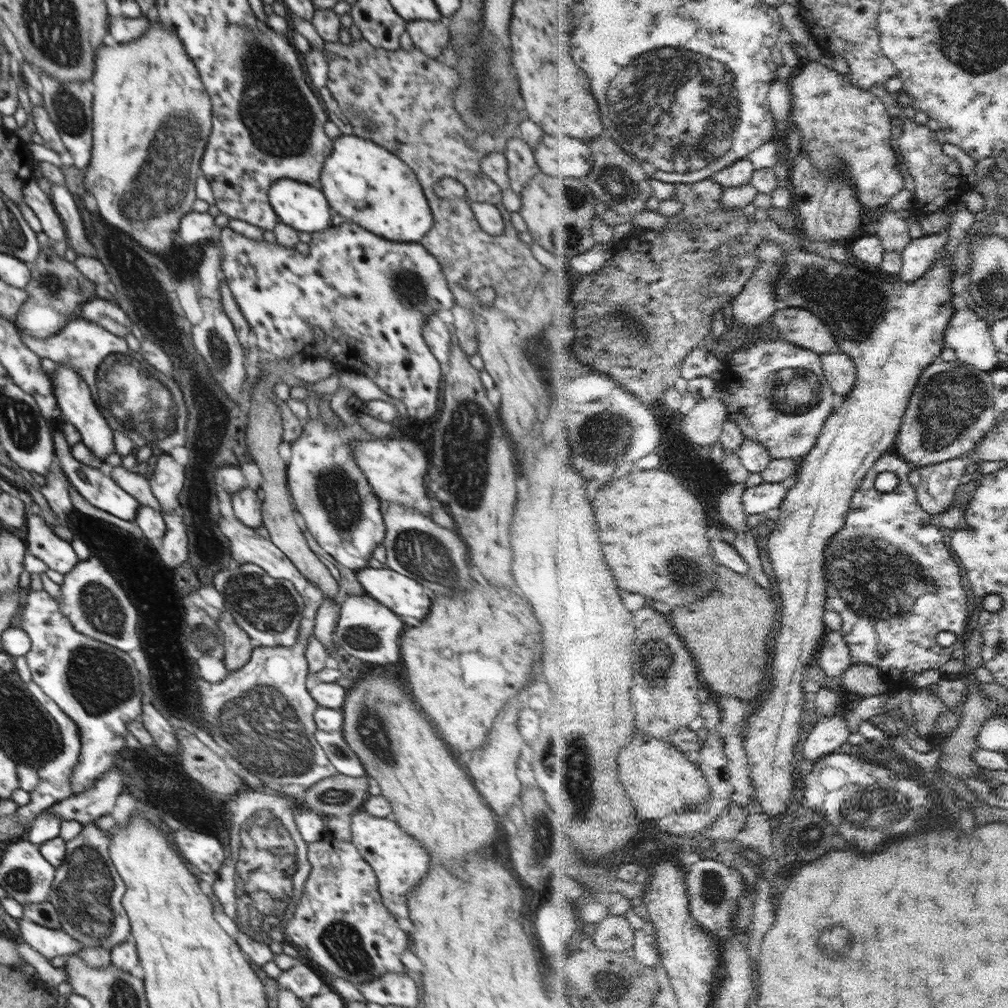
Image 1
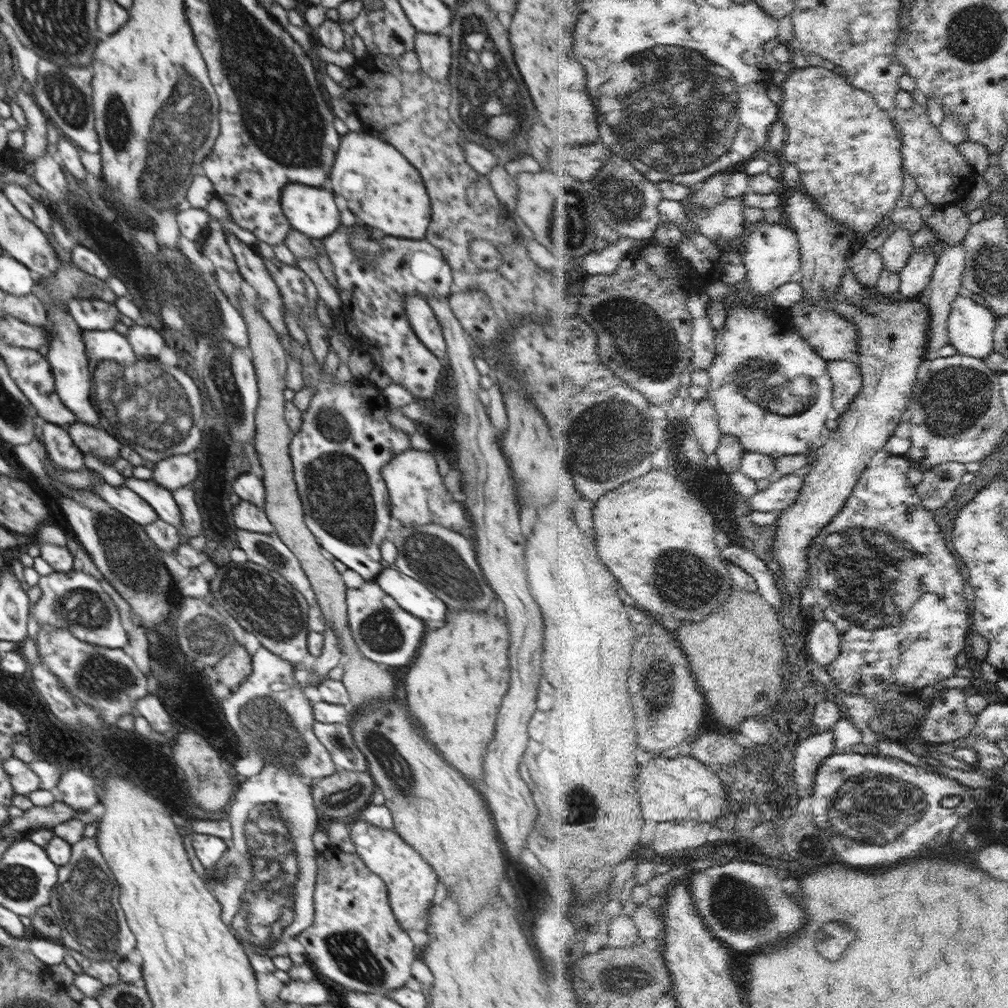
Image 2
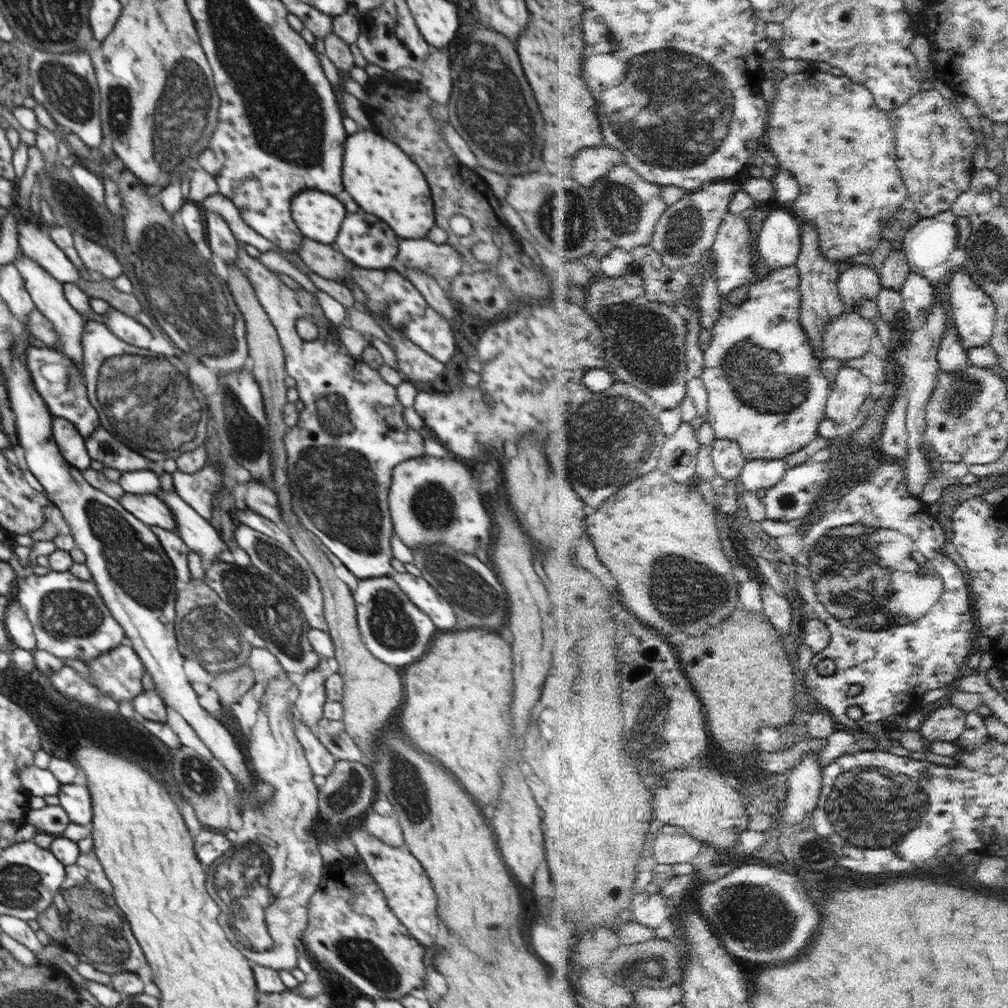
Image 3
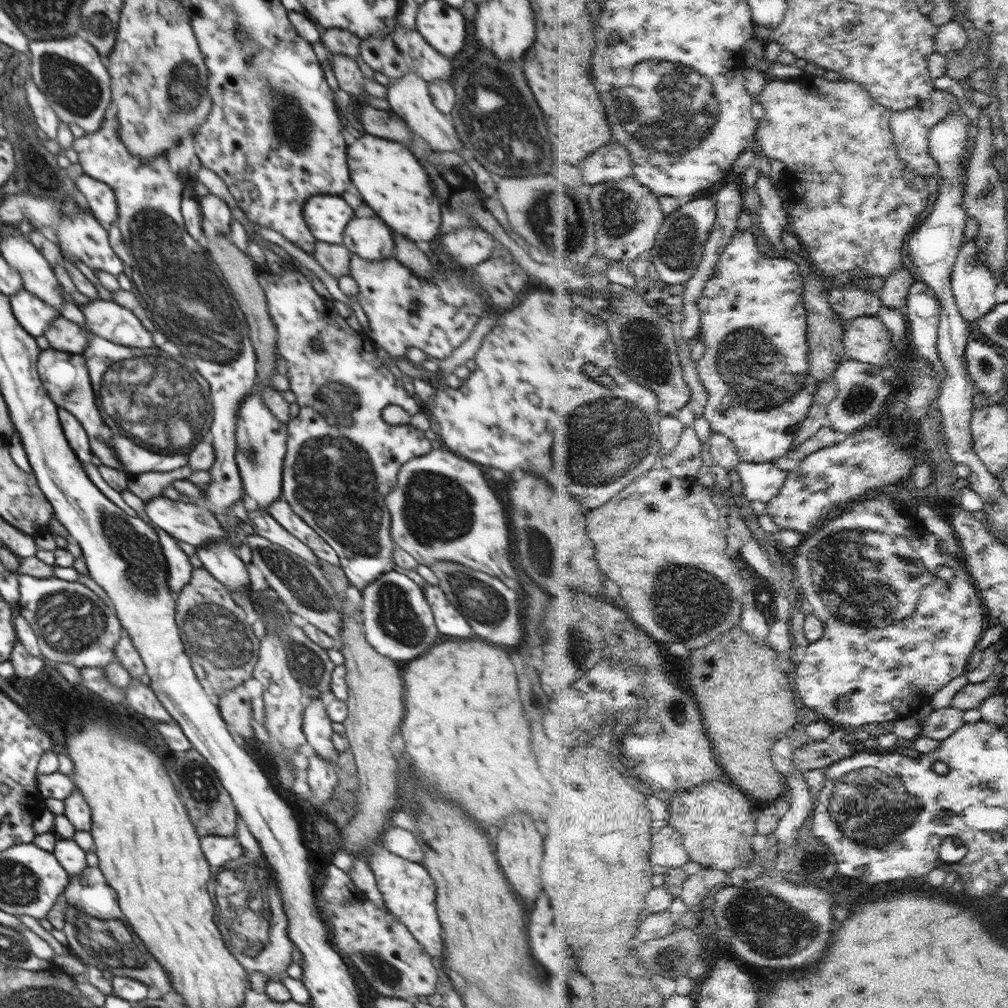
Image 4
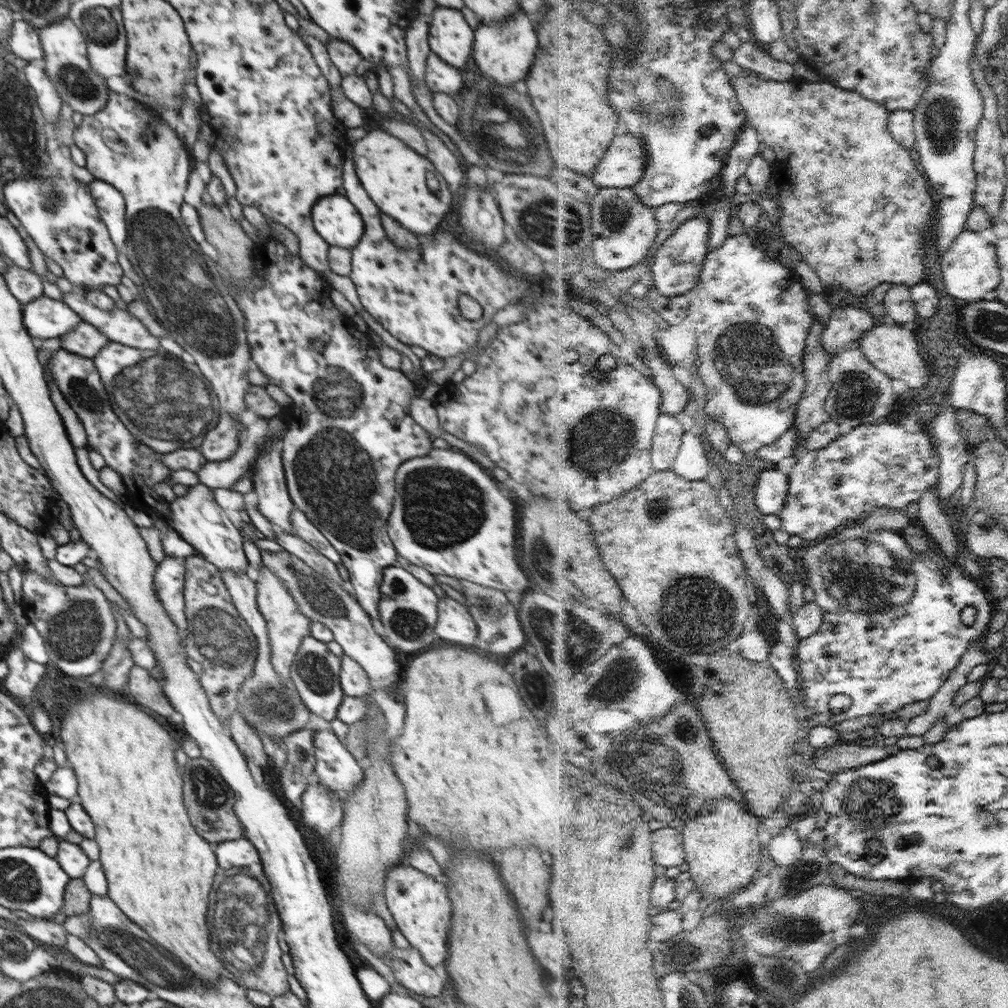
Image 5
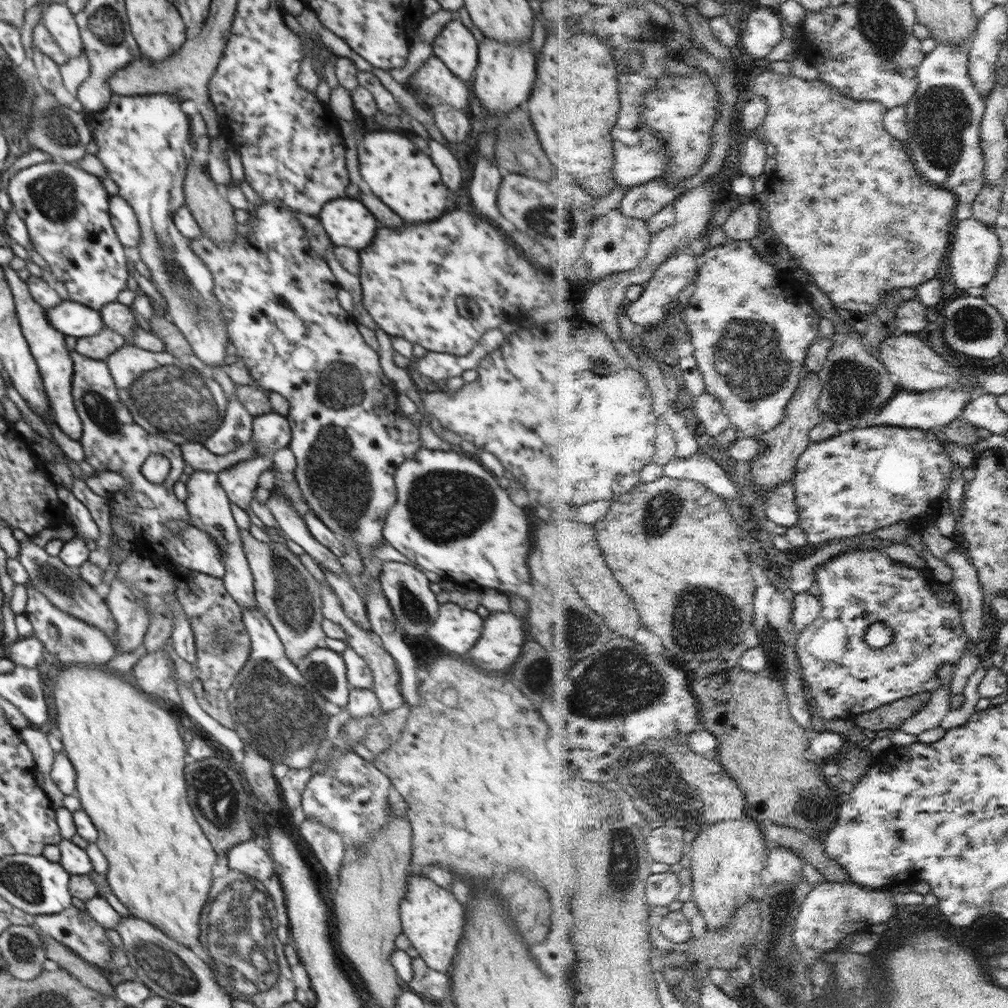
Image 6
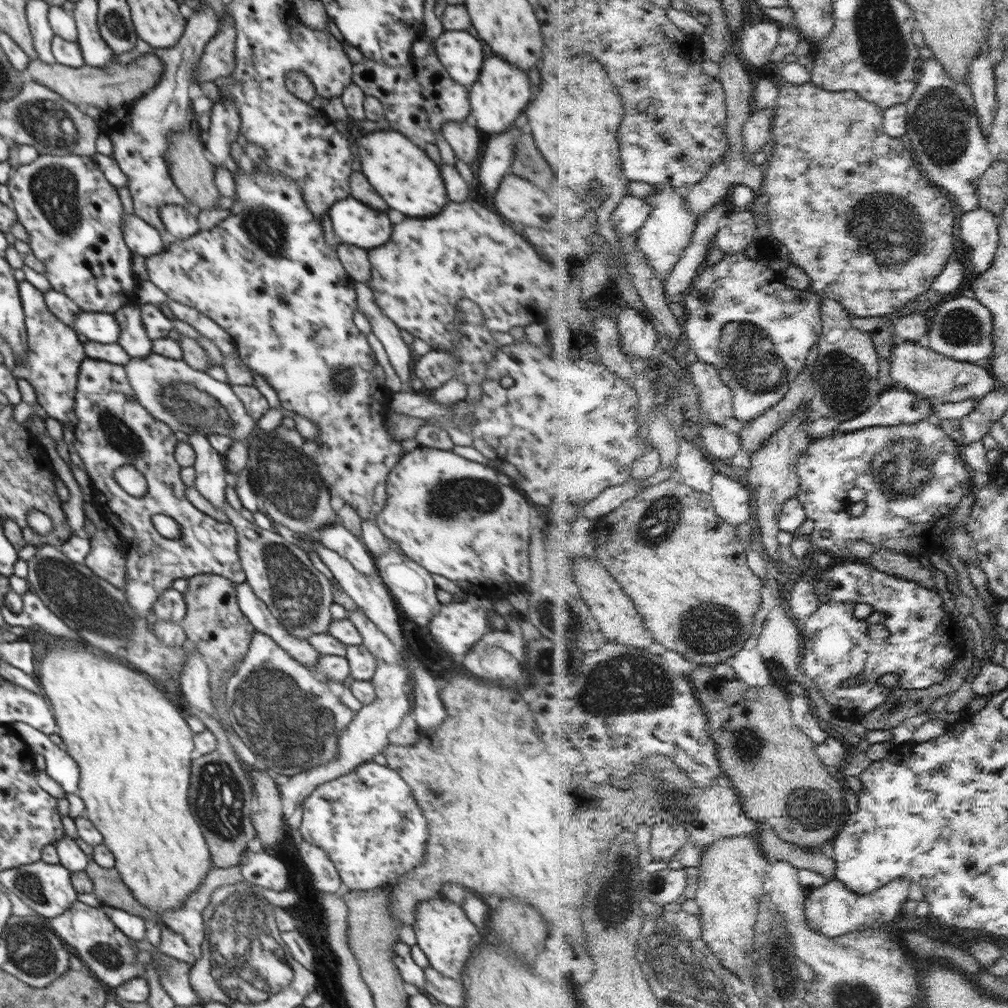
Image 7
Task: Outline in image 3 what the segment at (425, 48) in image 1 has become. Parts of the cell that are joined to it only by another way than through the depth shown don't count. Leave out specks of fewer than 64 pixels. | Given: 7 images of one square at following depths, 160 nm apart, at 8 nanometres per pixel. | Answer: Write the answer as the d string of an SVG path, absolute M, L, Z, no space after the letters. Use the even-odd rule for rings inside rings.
M432 47L420 71L422 74L420 84L428 97L441 105L449 102L453 90L451 63L446 52L446 49Z

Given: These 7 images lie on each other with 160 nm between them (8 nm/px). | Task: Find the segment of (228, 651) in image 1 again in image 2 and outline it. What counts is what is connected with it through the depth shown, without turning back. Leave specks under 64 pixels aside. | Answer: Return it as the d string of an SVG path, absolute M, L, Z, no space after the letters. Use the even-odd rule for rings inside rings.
M234 645L232 651L214 665L218 680L229 689L236 689L252 673L252 657L242 645Z

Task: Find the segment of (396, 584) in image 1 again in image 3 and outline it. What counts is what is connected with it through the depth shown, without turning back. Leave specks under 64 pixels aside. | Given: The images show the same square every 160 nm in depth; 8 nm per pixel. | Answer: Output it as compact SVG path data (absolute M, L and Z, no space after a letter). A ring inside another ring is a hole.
M398 572L389 577L394 580L394 584L399 585L414 606L418 606L422 613L432 619L438 630L458 630L460 625L448 600L440 596L424 578Z

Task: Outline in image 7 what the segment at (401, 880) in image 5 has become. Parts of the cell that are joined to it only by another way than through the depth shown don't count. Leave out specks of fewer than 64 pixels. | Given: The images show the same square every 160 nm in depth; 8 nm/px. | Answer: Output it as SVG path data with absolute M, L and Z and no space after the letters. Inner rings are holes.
M443 894L423 900L415 908L415 924L412 927L415 930L417 944L427 956L430 967L444 976L461 980L467 960L483 938L483 932L470 922L461 905Z

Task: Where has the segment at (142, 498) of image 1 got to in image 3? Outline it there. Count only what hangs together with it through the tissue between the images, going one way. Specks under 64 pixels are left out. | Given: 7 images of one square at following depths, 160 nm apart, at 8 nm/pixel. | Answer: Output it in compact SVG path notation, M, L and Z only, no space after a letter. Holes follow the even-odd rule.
M159 488L155 494L172 509L177 522L177 536L191 552L200 556L202 563L213 566L218 561L218 555L227 550L216 529L174 490L164 491Z

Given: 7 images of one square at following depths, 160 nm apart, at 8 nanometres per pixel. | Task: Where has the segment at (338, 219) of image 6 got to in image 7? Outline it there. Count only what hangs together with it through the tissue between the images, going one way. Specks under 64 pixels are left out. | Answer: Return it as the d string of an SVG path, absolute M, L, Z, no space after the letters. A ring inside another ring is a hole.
M353 197L337 201L328 211L340 243L371 250L388 243L392 236L388 214L374 210Z

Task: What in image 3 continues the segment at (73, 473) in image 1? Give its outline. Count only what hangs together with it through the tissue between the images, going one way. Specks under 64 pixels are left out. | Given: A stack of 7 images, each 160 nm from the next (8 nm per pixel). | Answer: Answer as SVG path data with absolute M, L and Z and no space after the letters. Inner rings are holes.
M125 493L118 502L151 528L160 527L176 533L177 522L174 513L158 495Z

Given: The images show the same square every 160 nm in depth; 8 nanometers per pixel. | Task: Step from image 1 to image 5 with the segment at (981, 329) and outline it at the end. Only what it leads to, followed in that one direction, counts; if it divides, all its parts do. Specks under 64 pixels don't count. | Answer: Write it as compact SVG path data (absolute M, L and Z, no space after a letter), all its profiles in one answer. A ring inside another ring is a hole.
M967 228L957 242L949 248L941 263L946 288L957 299L959 305L980 302L990 290L996 291L999 285L998 247L988 242L982 231Z

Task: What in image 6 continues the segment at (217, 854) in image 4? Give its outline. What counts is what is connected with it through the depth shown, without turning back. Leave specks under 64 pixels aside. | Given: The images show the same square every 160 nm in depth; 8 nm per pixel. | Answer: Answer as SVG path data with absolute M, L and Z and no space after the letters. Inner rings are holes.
M252 840L233 846L226 856L230 869L244 872L260 881L275 875L274 863L268 851L258 847Z

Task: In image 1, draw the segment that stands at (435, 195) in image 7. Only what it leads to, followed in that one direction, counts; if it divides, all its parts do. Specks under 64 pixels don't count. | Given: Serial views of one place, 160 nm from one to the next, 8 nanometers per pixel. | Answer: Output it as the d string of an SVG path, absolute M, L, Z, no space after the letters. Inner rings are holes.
M340 136L334 142L334 152L332 156L324 162L324 170L321 170L320 180L322 180L321 192L326 202L330 202L332 210L336 210L340 216L348 218L350 222L360 224L362 228L374 232L376 236L388 238L388 240L402 240L402 242L416 243L430 228L432 224L432 212L428 208L428 200L424 198L424 192L414 176L414 172L394 154L390 154L386 148L362 140L356 136Z

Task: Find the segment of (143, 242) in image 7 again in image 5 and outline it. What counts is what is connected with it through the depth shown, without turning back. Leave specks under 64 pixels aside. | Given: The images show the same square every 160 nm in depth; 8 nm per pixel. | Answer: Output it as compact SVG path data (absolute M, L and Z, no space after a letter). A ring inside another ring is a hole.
M95 179L88 185L88 192L94 198L101 219L107 226L110 238L117 250L126 252L125 244L128 231L126 224L126 206L122 194L106 181Z

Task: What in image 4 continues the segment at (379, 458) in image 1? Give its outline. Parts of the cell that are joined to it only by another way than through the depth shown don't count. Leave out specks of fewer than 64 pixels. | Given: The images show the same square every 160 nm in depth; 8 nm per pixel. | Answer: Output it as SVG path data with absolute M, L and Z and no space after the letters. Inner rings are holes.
M445 447L432 449L428 454L413 458L400 467L396 486L387 494L385 503L391 514L390 535L393 543L413 556L420 565L430 568L434 563L456 562L495 578L516 578L512 568L514 554L508 552L512 544L508 540L506 514L498 496L488 486L484 472L474 466L472 461L452 454Z

